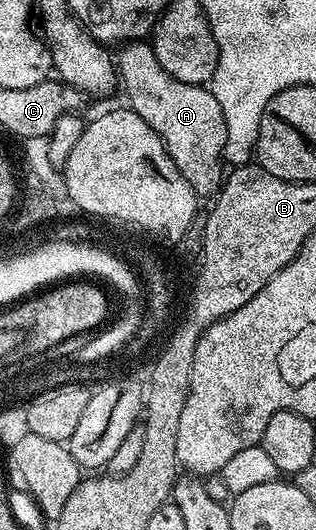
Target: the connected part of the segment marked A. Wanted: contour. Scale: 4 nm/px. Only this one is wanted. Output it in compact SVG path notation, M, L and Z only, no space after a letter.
M145 40L129 42L117 50L116 68L121 92L126 92L129 108L134 110L164 143L166 154L176 163L180 175L199 199L217 194L224 180L222 152L226 142L224 111L216 103L216 95L206 85L180 83L172 79L154 54L153 44Z

